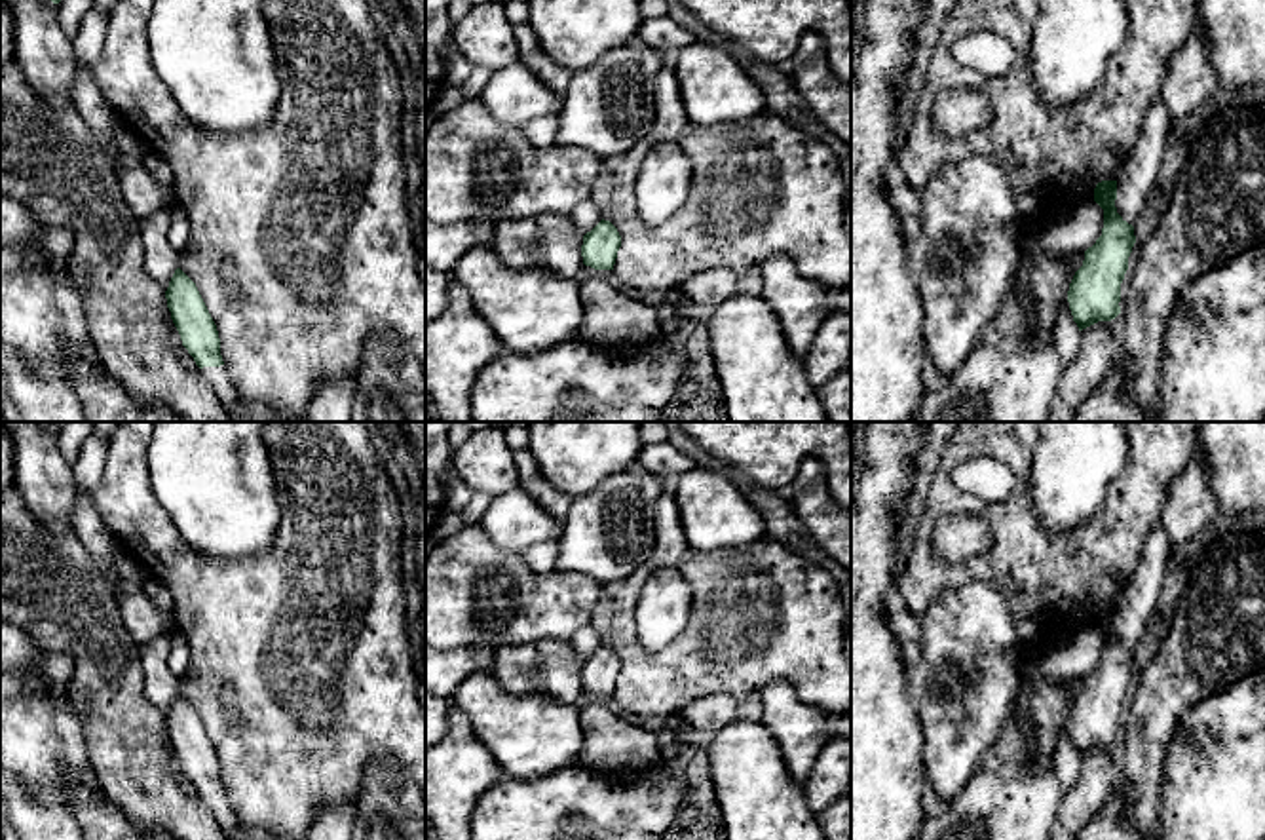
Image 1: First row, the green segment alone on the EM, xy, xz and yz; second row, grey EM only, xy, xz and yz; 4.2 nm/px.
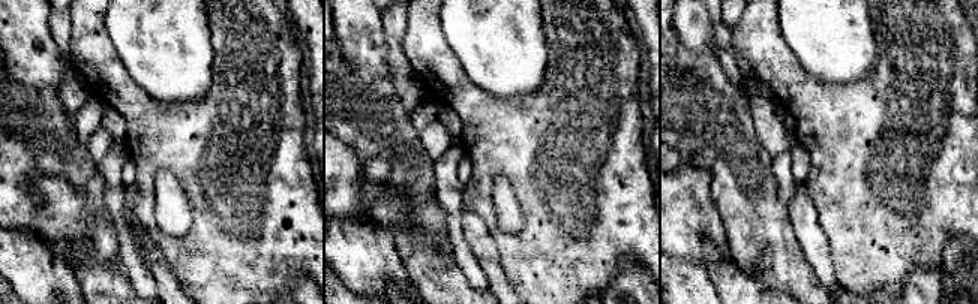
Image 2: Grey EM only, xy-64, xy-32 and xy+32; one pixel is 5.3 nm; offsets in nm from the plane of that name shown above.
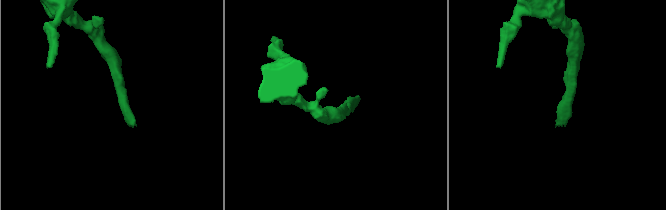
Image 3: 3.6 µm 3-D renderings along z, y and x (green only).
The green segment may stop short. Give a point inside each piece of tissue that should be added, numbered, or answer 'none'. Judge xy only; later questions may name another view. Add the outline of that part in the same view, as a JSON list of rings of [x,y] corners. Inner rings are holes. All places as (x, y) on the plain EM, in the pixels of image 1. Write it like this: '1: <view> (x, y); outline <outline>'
1: xy (217, 802); outline [[[224,791],[199,794],[201,804],[215,815],[220,829],[228,834],[236,834],[241,829],[241,819],[230,804]]]

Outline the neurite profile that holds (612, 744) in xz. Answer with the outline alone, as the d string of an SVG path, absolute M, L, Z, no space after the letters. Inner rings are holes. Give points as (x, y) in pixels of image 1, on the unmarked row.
M600 703L579 709L583 747L576 766L610 775L632 775L655 768L661 753L651 730L615 715Z

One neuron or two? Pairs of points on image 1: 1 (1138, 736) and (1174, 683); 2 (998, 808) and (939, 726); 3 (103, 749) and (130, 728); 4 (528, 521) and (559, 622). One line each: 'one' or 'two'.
1: one
2: two
3: one
4: two

